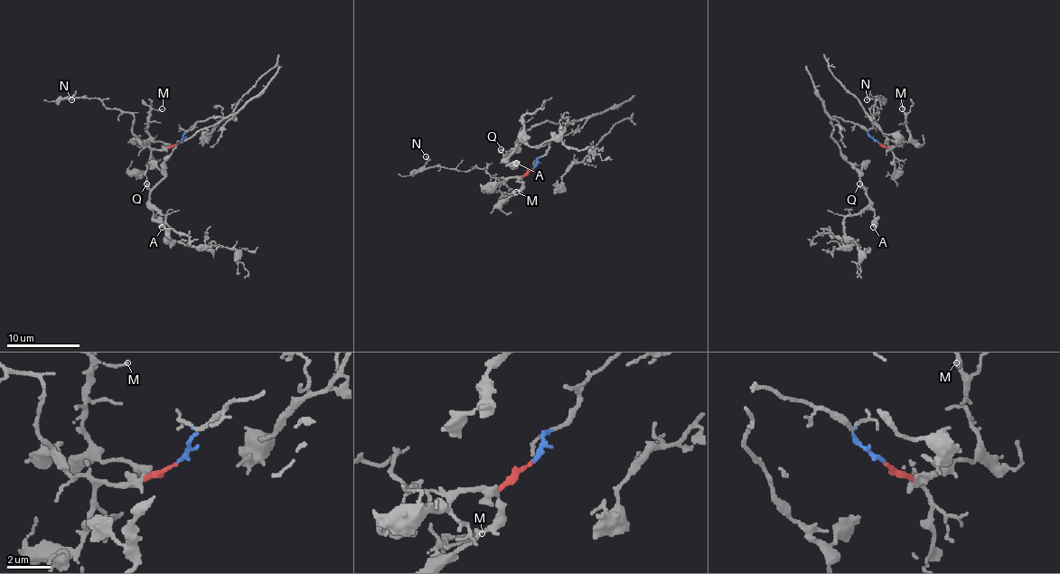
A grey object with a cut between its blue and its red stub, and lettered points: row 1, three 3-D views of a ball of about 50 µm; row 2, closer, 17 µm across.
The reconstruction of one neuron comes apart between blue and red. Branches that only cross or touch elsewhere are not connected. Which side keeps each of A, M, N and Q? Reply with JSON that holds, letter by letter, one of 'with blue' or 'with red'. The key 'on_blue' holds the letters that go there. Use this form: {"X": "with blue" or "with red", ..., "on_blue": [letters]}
{"A": "with blue", "M": "with red", "N": "with red", "Q": "with blue", "on_blue": ["A", "Q"]}

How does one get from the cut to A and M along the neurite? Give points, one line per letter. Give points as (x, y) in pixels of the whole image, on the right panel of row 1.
A: (877, 142), (850, 122), (830, 120), (834, 129), (830, 136), (867, 192), (868, 207), (874, 212), (872, 228)
M: (877, 142), (896, 145), (909, 140), (905, 113), (902, 109)

